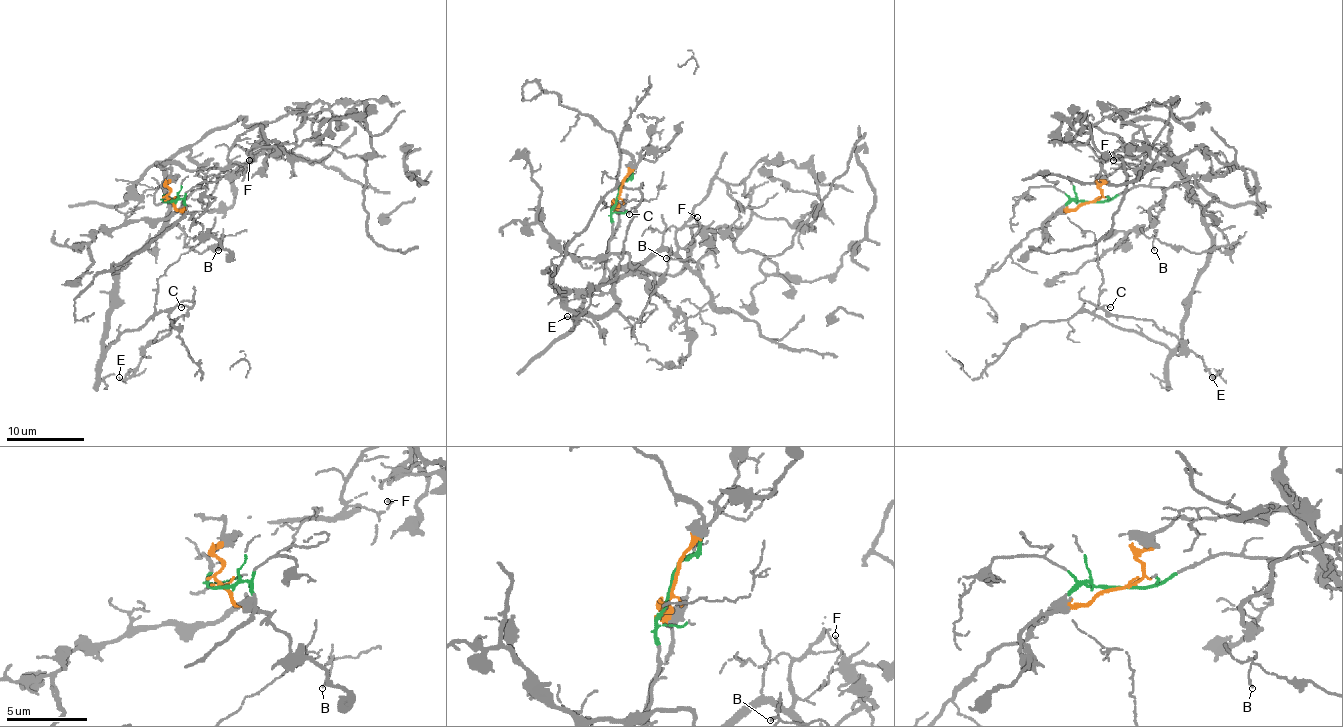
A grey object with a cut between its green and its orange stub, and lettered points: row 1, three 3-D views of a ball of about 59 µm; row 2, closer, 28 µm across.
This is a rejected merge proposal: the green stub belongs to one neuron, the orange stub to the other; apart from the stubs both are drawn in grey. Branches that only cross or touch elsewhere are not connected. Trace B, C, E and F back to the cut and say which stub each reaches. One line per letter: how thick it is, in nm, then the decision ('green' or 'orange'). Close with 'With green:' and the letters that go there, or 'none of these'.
B: calibre 120 nm; green
C: calibre 90 nm; green
E: calibre 100 nm; green
F: calibre 110 nm; green
With green: B, C, E, F

